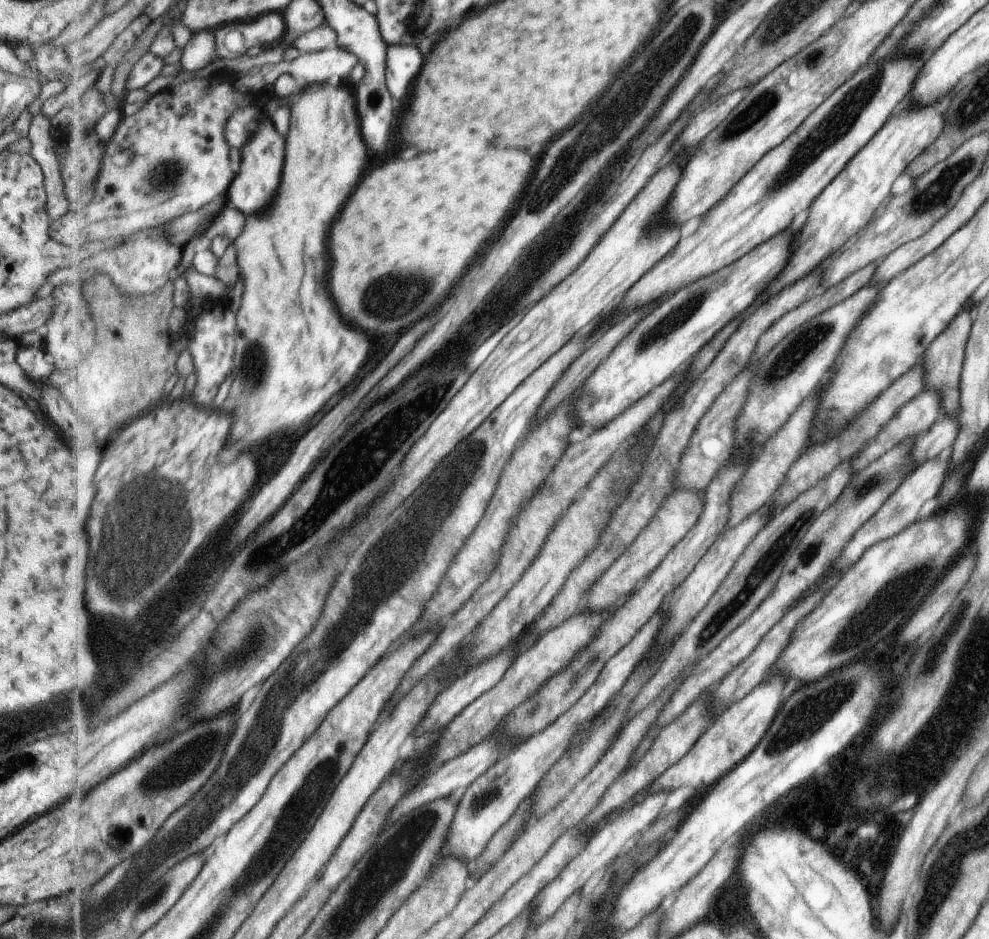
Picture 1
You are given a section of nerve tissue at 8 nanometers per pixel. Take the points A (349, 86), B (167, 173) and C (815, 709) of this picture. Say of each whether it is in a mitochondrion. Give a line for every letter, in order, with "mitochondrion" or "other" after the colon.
A: other
B: mitochondrion
C: mitochondrion

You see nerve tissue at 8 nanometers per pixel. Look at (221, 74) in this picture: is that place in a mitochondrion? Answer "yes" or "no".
no

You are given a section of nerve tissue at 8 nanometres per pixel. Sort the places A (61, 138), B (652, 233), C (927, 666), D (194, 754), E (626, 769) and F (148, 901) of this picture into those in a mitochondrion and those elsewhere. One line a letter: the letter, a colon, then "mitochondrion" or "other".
A: other
B: other
C: mitochondrion
D: mitochondrion
E: other
F: mitochondrion

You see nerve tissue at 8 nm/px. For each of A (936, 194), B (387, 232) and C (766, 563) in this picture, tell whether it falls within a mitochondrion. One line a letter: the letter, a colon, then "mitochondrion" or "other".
A: mitochondrion
B: other
C: mitochondrion

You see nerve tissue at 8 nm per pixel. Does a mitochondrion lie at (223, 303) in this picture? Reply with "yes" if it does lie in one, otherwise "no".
no

